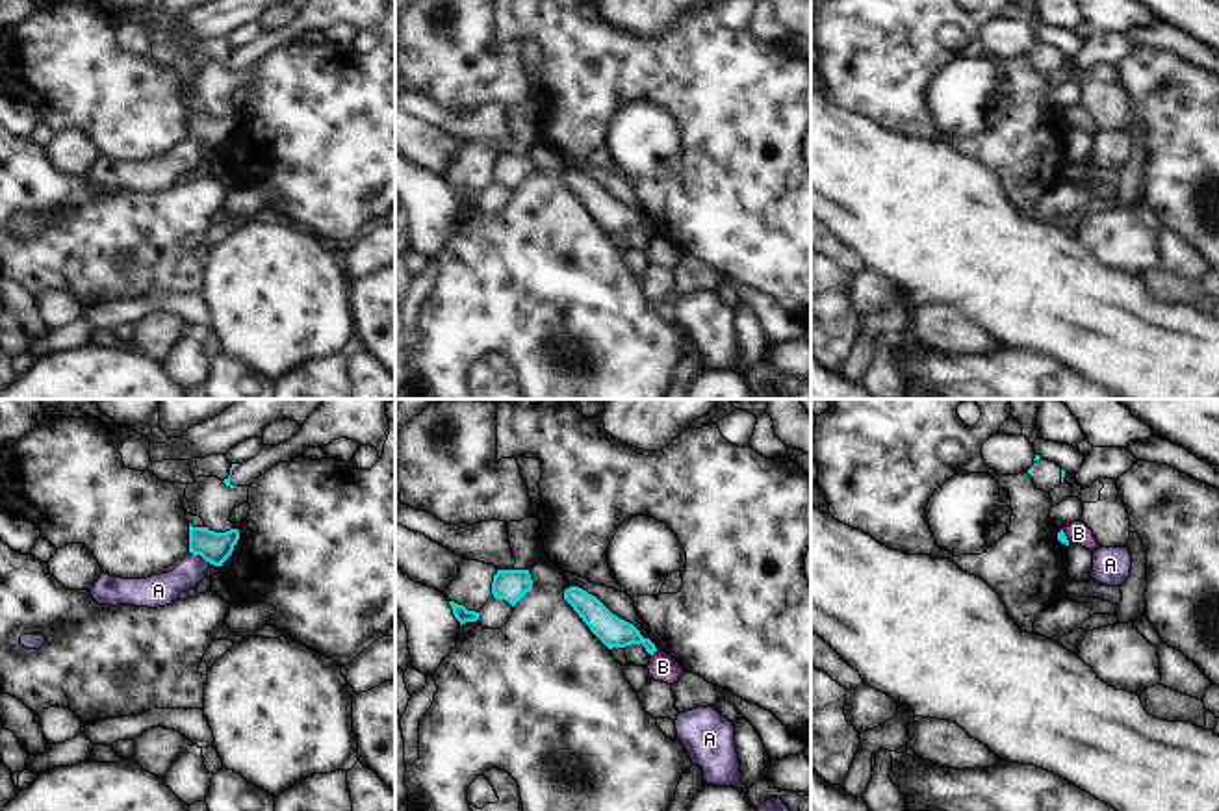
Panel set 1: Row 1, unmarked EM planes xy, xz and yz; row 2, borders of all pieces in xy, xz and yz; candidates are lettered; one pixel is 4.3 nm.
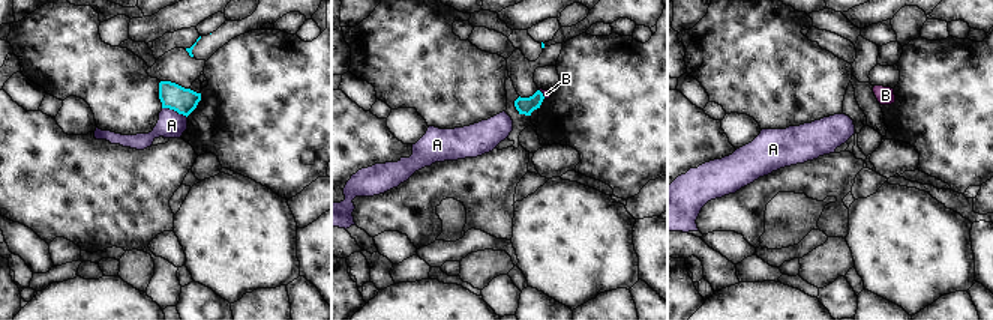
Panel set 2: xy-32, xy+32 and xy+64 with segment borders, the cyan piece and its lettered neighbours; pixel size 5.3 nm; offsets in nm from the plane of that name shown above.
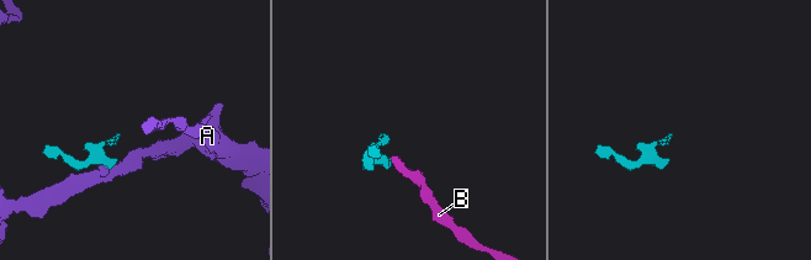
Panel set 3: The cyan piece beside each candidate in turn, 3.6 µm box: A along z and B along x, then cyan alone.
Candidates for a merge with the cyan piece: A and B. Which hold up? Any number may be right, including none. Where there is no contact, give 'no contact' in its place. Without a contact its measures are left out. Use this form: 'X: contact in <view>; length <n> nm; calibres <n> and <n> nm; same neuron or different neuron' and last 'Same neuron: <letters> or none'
A: contact in xy; length 110 nm; calibres 140 and 140 nm; different neuron
B: contact in xz; length 40 nm; calibres 140 and 120 nm; different neuron
Same neuron: none

